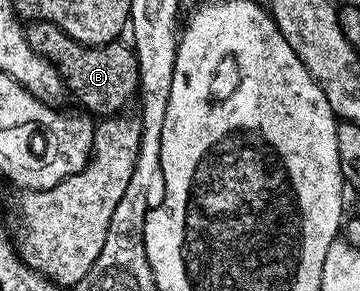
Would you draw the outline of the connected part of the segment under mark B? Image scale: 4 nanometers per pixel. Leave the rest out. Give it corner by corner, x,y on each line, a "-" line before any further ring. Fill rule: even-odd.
45,20
31,21
24,28
24,37
34,54
46,58
46,62
58,70
65,89
84,107
81,109
100,118
115,116
127,109
124,107
131,102
135,92
137,95
140,88
140,63
136,61
135,51
127,43
90,46
70,38
66,30

